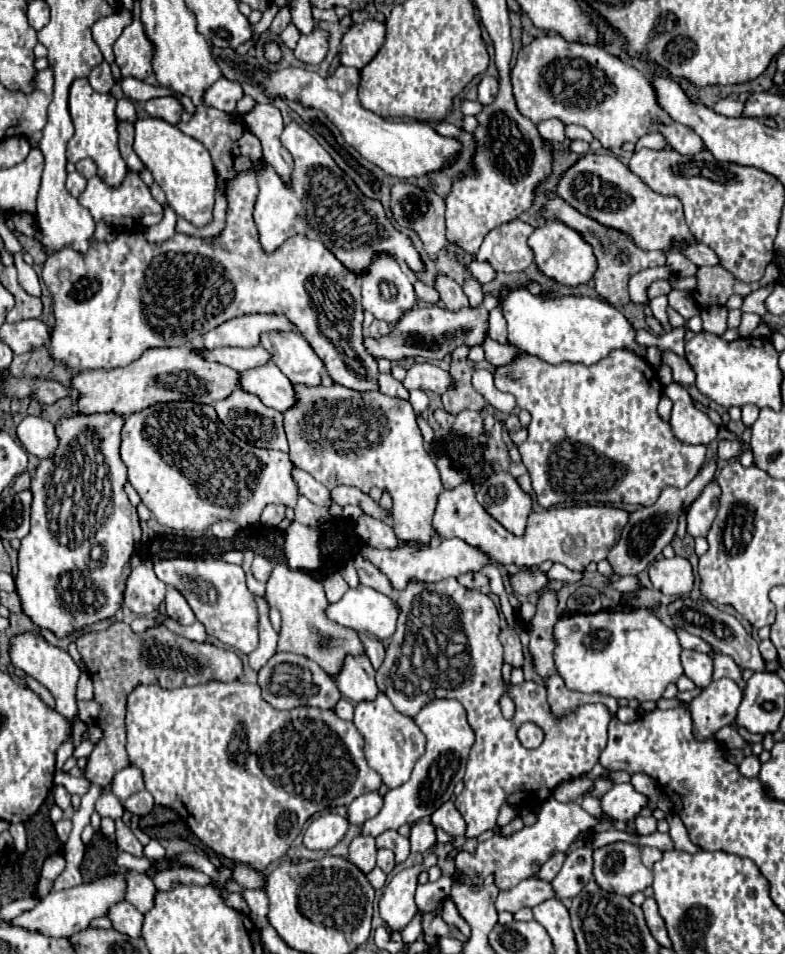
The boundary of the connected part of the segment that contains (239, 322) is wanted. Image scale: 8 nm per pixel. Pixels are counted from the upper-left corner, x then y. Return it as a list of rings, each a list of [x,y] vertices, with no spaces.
[[[249,314],[223,322],[215,330],[203,334],[205,348],[219,346],[239,346],[251,348],[259,344],[259,336],[269,330],[293,330],[291,322],[285,316],[277,314]]]

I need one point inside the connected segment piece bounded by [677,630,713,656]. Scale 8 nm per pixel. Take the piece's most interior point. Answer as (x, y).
(687, 640)

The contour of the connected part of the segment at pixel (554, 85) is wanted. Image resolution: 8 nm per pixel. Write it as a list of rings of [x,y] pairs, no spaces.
[[[541,36],[521,48],[511,70],[511,84],[517,108],[535,124],[559,118],[563,124],[585,126],[605,150],[619,148],[623,142],[637,142],[645,134],[663,134],[671,150],[679,154],[701,152],[703,140],[695,130],[667,118],[655,98],[653,82],[633,66],[623,64],[595,44],[567,42],[563,36]]]

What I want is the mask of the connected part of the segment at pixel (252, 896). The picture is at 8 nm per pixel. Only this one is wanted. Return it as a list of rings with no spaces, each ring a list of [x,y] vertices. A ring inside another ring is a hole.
[[[233,880],[227,884],[227,888],[231,888],[231,892],[241,892],[245,896],[245,902],[249,906],[249,918],[255,922],[257,928],[265,928],[269,924],[269,904],[267,904],[267,896],[263,890],[241,890]]]

